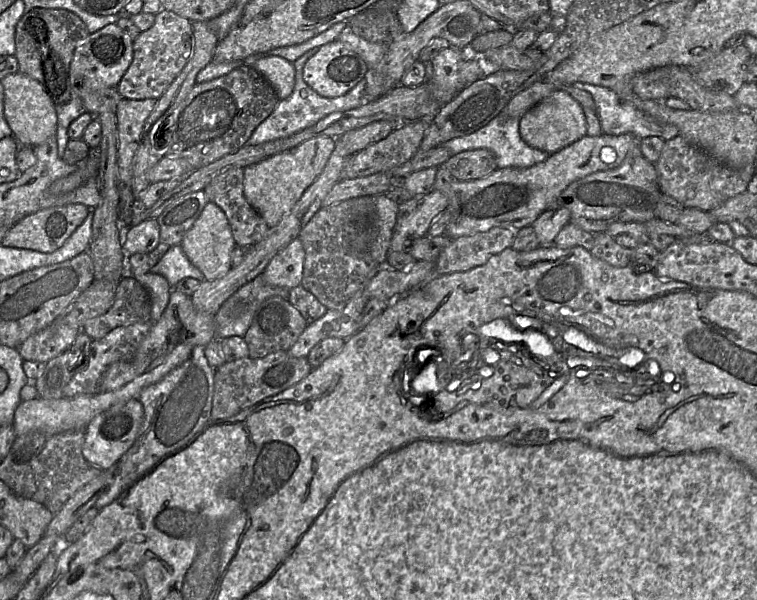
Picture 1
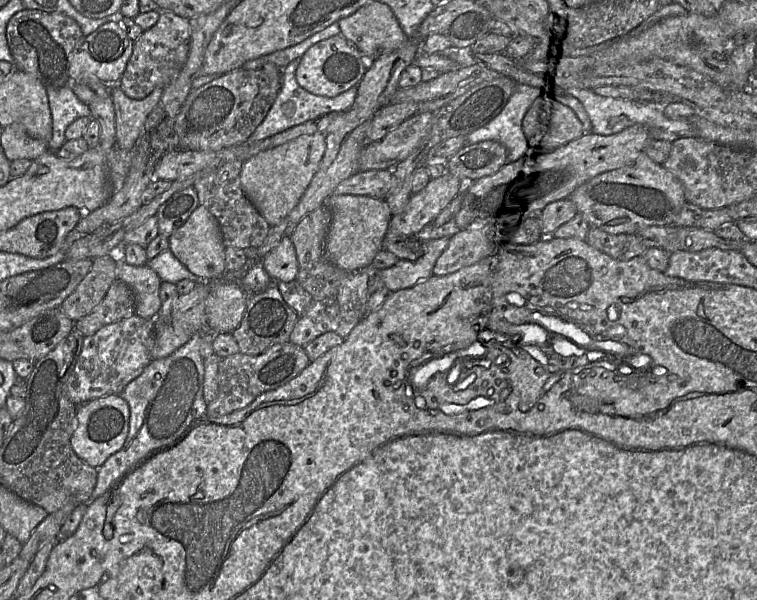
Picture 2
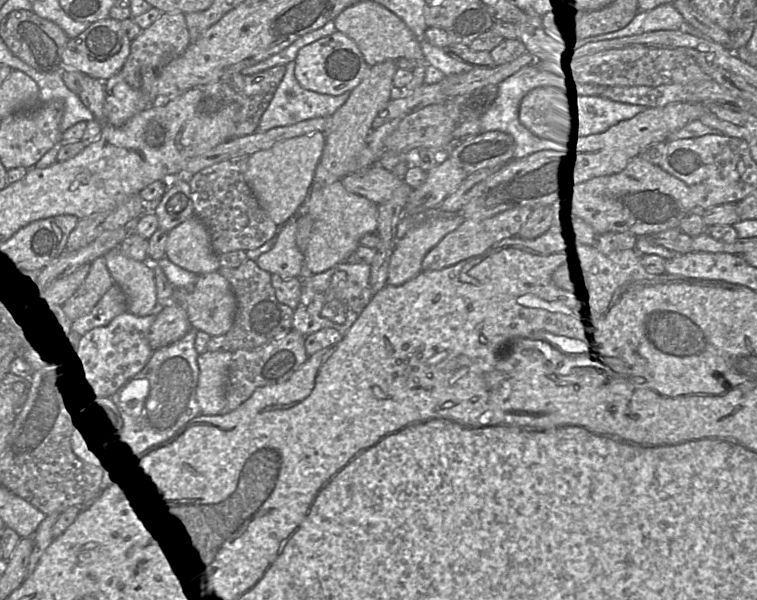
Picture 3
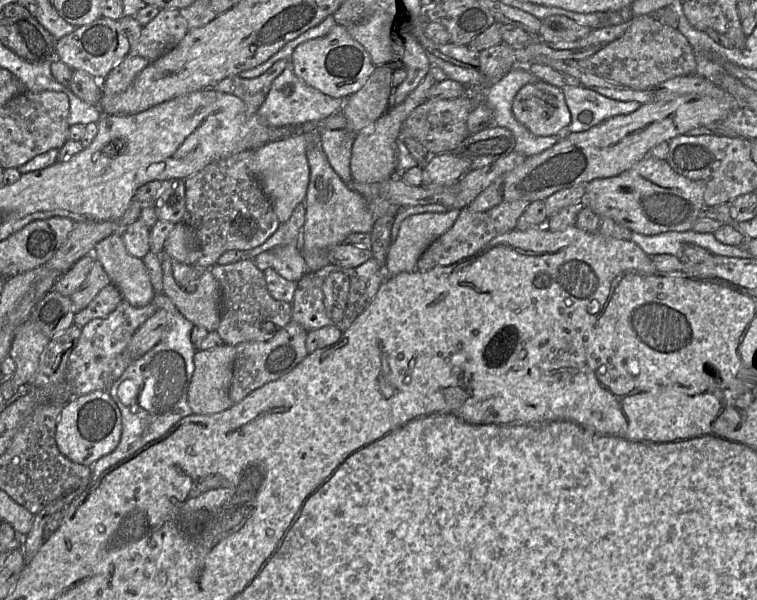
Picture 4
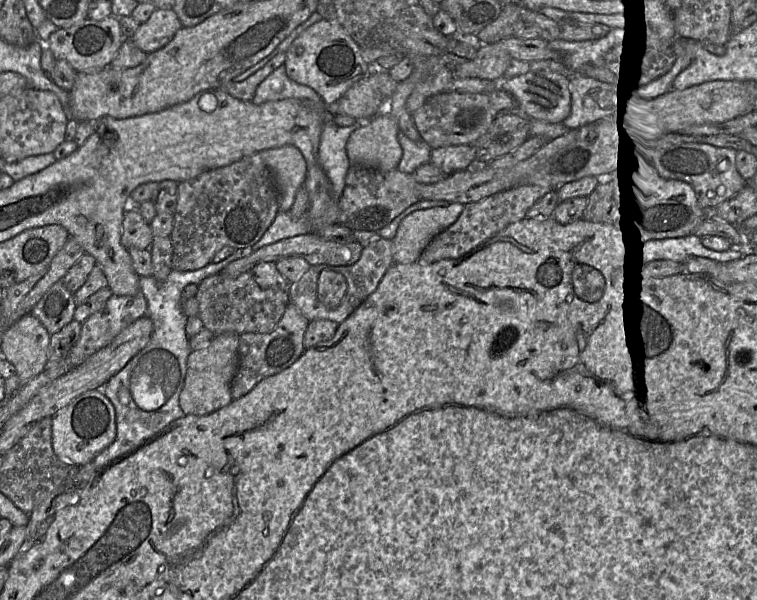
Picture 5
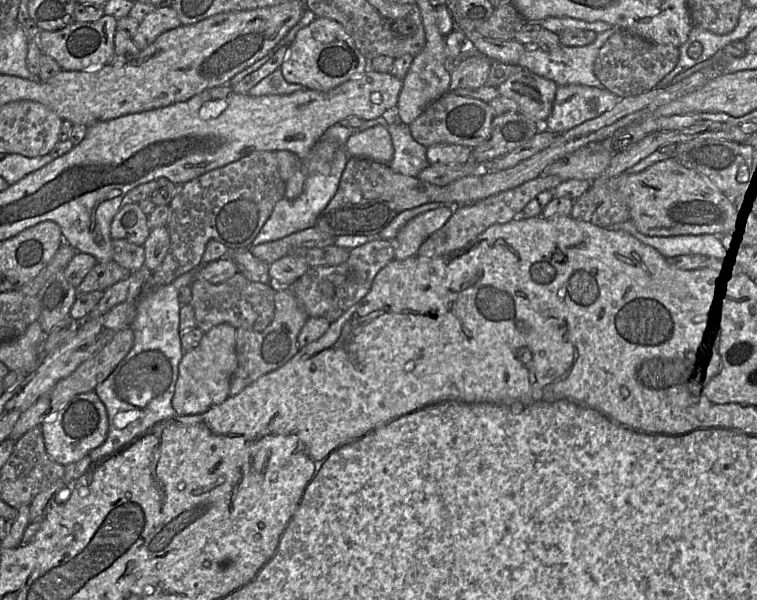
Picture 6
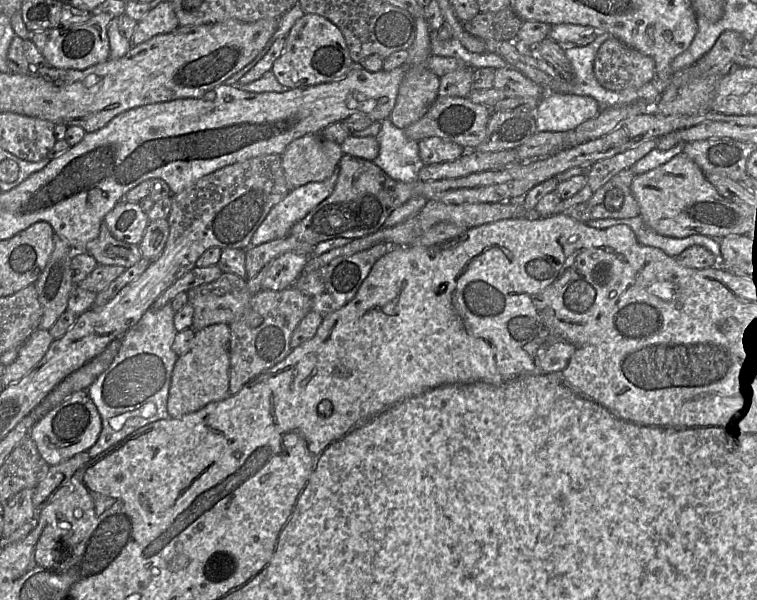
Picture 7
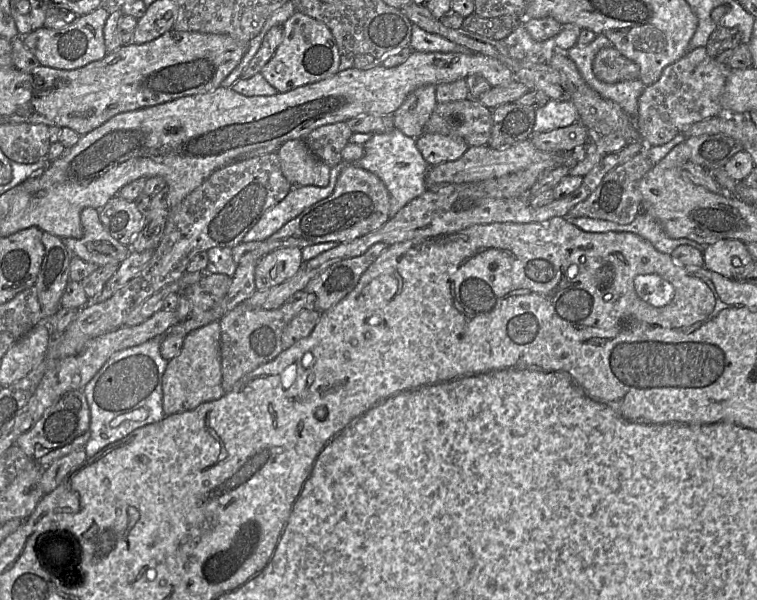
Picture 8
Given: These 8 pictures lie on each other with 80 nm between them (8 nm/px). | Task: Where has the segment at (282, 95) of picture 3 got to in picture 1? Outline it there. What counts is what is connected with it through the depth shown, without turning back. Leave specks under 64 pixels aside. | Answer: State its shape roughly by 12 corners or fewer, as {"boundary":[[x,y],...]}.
{"boundary":[[293,62],[295,86],[254,130],[259,145],[313,127],[331,114],[364,102],[366,75],[347,93],[320,96],[304,81],[304,65]]}

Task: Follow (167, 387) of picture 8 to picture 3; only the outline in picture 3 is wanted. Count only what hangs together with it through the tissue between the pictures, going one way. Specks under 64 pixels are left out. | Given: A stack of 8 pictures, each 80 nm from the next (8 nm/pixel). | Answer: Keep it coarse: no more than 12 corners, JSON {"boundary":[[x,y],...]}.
{"boundary":[[234,351],[198,355],[196,399],[203,415],[226,405]]}

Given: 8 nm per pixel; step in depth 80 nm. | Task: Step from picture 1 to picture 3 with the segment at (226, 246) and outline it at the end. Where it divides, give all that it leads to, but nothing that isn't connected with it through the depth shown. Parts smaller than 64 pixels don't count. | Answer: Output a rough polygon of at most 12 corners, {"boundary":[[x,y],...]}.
{"boundary":[[194,215],[169,232],[165,256],[197,275],[221,267]]}

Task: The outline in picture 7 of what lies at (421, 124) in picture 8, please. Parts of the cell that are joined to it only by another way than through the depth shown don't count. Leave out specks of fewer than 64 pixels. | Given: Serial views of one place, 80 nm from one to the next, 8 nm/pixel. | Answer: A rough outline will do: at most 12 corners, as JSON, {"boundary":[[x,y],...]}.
{"boundary":[[415,18],[416,37],[388,119],[405,130],[439,97],[427,67],[431,33]]}

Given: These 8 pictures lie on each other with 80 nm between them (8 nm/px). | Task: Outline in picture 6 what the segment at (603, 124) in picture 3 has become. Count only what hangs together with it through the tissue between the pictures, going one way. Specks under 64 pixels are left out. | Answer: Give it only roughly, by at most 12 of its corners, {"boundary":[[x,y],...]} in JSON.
{"boundary":[[559,86],[542,128],[562,134],[620,99],[597,87]]}

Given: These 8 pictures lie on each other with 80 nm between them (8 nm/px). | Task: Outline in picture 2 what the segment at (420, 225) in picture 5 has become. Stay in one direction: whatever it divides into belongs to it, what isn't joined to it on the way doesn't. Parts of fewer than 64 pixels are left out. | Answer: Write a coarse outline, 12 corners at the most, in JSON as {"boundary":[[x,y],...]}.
{"boundary":[[449,238],[429,240],[417,260],[399,259],[377,274],[390,293],[433,275]]}

